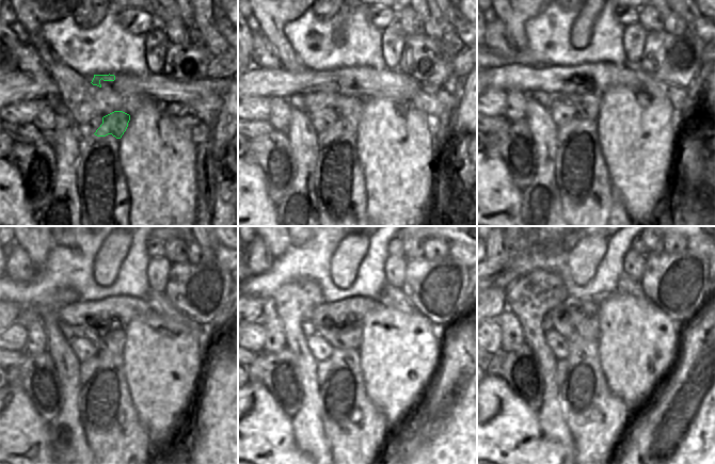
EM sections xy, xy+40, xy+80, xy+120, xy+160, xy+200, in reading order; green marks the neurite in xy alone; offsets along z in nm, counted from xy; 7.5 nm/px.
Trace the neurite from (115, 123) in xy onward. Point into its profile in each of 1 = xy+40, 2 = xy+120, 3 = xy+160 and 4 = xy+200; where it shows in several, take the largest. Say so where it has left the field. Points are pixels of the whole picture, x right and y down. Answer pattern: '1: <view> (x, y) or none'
1: xy+40 (349, 109)
2: xy+120 (112, 340)
3: xy+160 (343, 338)
4: xy+200 (588, 328)

